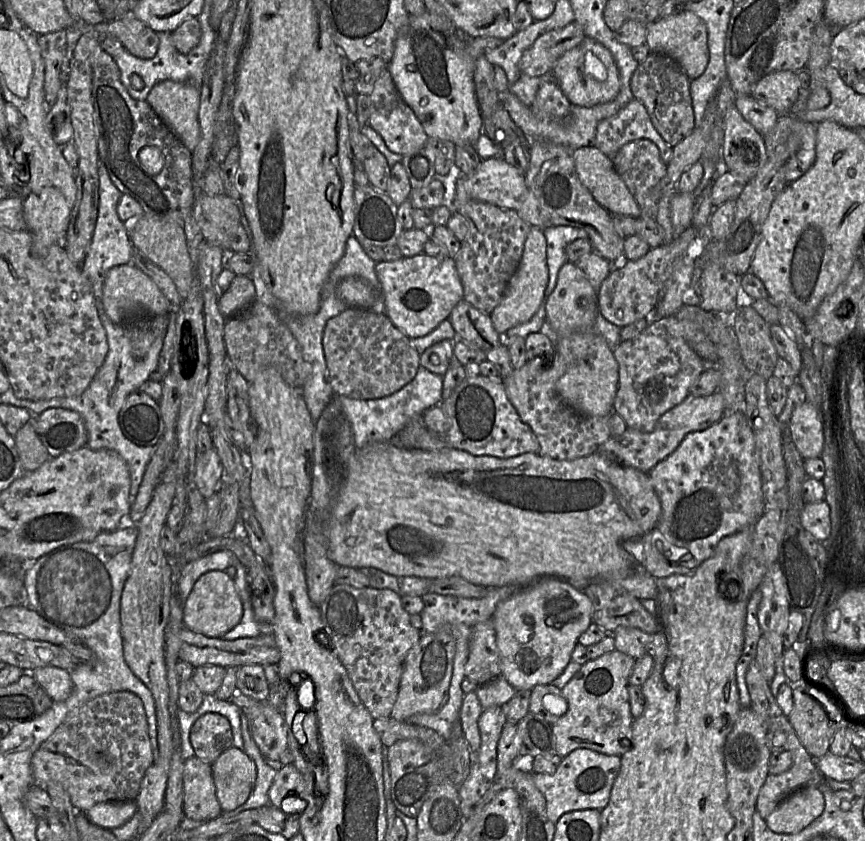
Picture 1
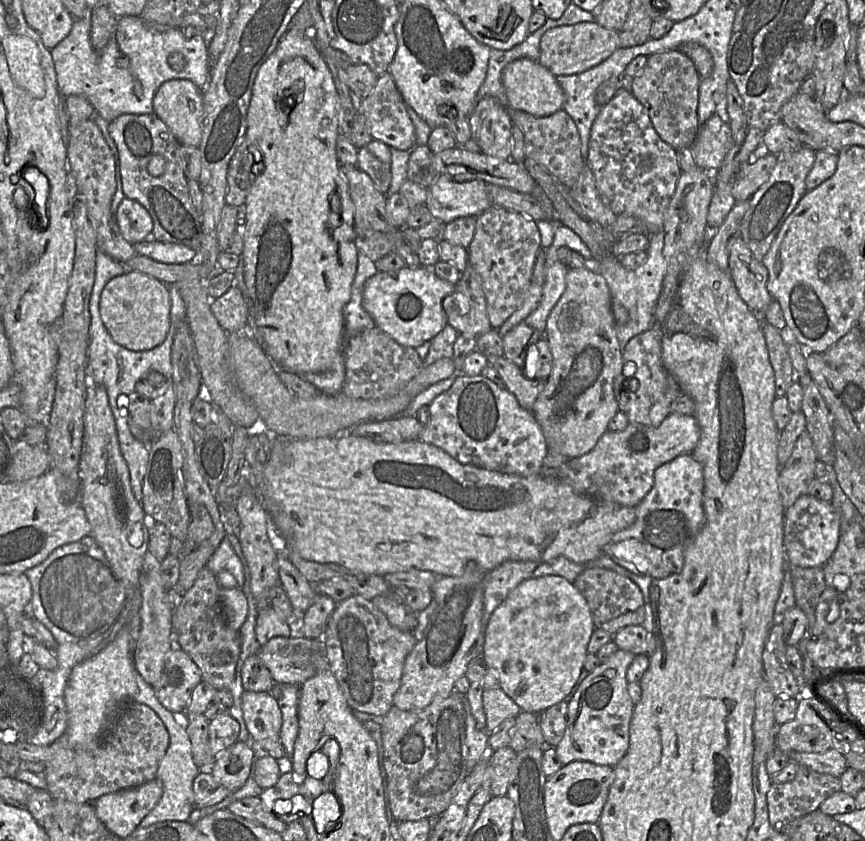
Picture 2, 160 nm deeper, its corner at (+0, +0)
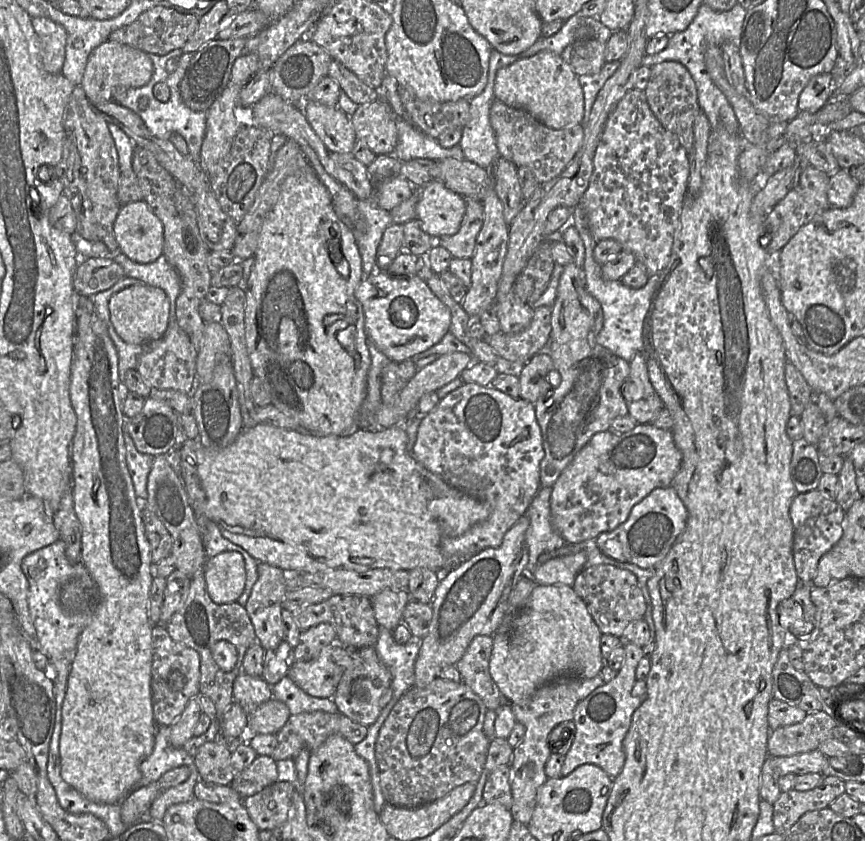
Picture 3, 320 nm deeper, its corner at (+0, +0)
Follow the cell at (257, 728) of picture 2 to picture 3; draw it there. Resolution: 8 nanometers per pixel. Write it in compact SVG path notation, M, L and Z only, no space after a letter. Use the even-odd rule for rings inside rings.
M242 671L234 680L233 702L240 704L248 715L272 697L272 686L263 677L253 677Z

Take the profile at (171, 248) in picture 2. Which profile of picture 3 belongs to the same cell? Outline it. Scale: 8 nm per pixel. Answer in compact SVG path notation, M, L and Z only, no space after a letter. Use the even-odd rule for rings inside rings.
M115 253L114 260L123 268L124 276L136 278L148 285L163 289L170 303L174 303L174 314L176 314L176 302L181 292L181 282L179 275L164 254L148 264L134 262L123 253Z

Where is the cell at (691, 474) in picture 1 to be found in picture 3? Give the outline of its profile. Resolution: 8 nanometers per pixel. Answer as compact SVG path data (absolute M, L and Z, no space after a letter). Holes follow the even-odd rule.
M672 486L655 488L633 506L624 523L605 532L603 545L607 549L607 556L640 568L654 569L685 528L687 517L687 509Z

